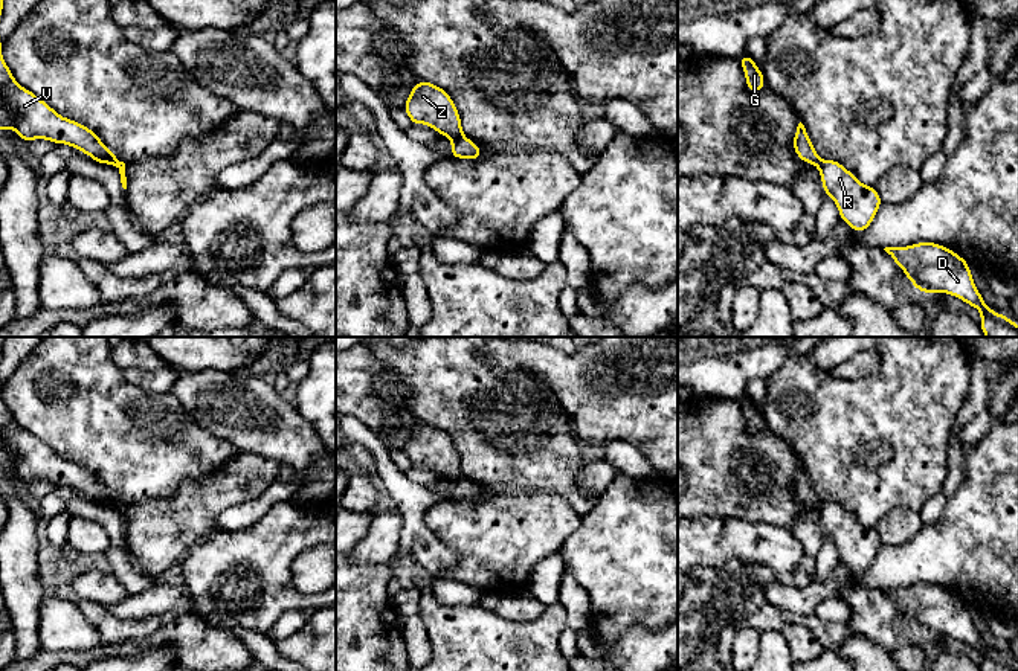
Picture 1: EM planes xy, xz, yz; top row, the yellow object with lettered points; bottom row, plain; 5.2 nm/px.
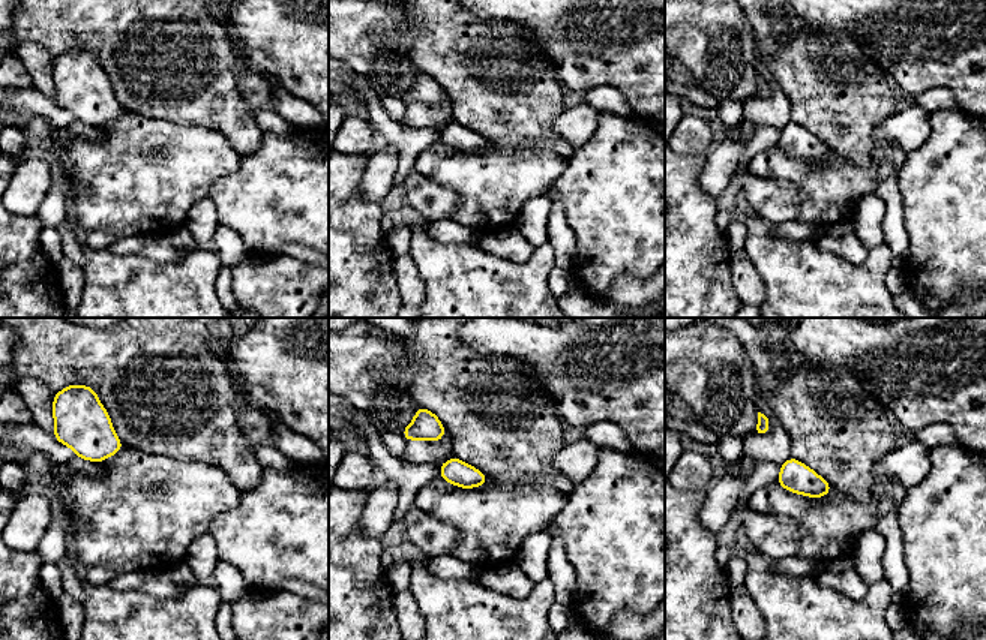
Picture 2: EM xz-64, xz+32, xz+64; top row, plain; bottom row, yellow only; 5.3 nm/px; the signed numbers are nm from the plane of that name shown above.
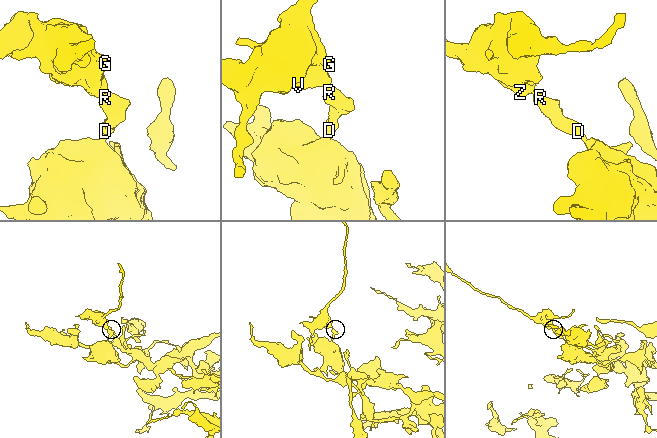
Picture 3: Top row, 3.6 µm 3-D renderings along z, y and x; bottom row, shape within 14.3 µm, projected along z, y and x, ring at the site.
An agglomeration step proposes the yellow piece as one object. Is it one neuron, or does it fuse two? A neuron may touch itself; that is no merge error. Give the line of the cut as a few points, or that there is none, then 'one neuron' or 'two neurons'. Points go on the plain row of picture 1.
cut xz (463, 476), (454, 481); two neurons

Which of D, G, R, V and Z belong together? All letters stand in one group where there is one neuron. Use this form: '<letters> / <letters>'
D R / G V Z

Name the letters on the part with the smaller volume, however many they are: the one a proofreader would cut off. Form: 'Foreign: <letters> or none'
Foreign: G, V, Z

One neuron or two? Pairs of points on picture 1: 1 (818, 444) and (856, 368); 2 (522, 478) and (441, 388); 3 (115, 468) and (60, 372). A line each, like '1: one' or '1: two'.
1: two
2: one
3: one

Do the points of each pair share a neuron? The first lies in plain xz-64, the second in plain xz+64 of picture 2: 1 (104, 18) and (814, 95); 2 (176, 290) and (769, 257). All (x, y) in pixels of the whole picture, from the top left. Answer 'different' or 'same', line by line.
1: same
2: same

